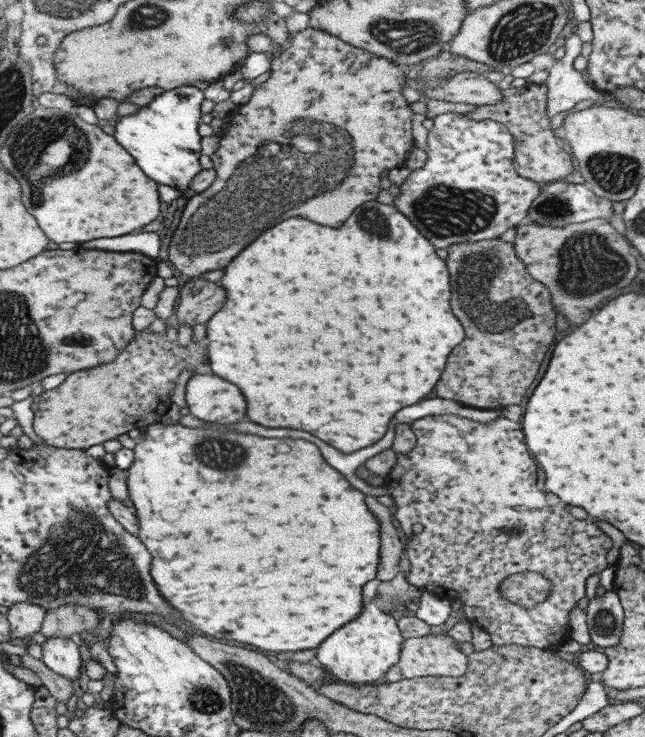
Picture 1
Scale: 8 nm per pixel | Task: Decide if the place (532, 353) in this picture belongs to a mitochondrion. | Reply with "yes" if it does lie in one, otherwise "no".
no

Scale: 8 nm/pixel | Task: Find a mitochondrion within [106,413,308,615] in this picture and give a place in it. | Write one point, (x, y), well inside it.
(216, 453)

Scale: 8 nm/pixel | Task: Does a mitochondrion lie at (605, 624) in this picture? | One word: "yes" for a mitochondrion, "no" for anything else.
yes

